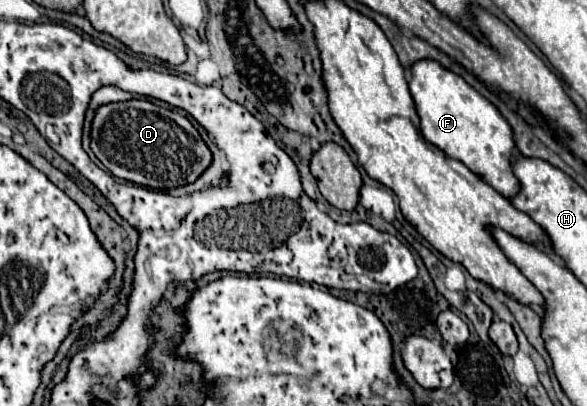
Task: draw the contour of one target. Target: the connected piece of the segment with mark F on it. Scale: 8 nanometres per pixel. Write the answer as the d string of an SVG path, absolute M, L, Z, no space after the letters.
M428 59L414 63L410 93L420 115L420 131L432 145L448 157L462 161L506 199L512 199L520 191L520 181L512 171L512 151L516 147L512 127L486 97L472 89L460 75Z

